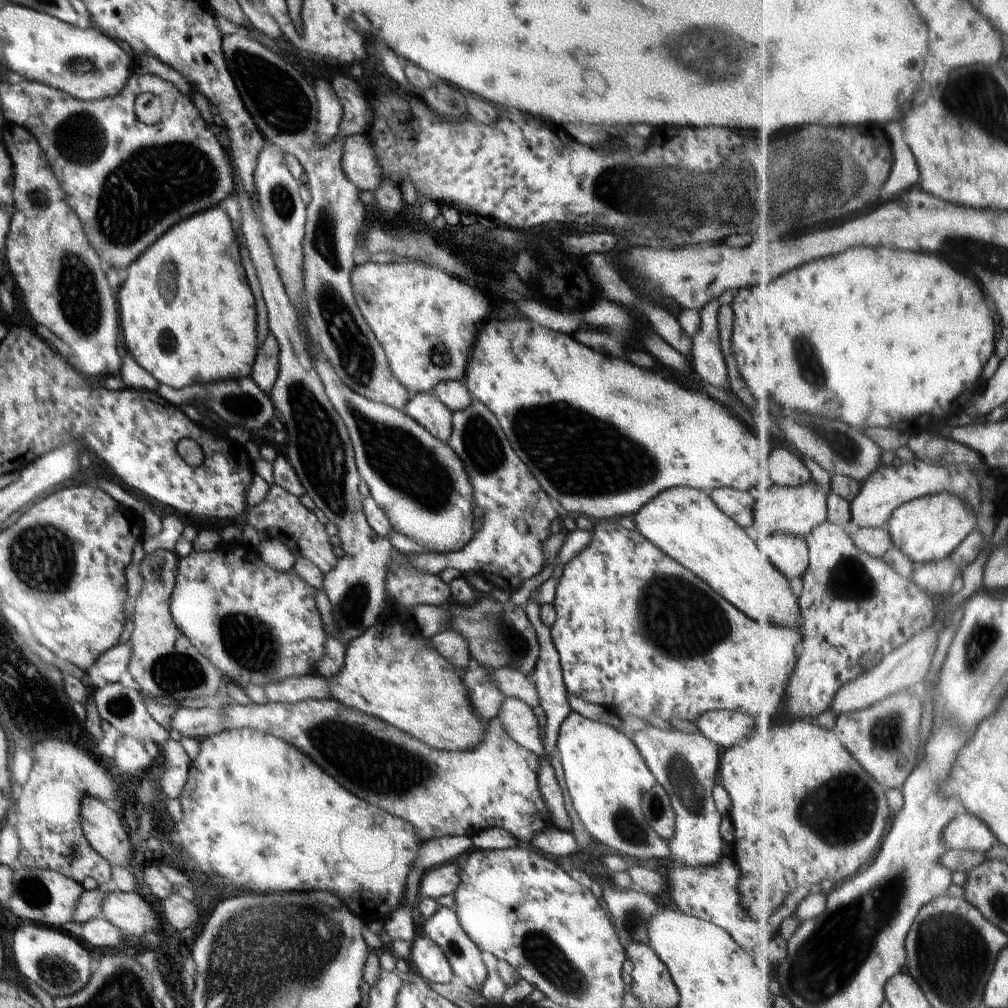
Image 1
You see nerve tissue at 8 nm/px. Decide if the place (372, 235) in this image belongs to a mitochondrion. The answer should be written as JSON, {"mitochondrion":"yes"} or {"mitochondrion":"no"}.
{"mitochondrion":"no"}

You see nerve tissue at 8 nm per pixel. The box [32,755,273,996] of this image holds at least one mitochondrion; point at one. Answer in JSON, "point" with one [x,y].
{"point":[58,973]}

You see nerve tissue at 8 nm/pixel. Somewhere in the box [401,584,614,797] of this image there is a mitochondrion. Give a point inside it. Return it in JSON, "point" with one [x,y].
{"point":[499,633]}

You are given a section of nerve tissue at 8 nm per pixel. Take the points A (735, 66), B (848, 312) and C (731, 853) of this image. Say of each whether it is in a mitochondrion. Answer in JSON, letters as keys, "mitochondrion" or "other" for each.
{"A":"mitochondrion","B":"other","C":"other"}

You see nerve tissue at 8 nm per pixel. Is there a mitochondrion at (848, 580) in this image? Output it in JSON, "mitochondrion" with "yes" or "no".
{"mitochondrion":"yes"}

